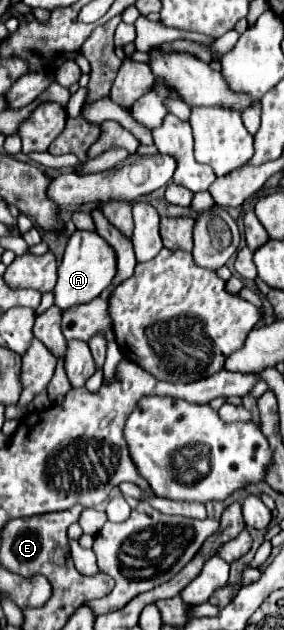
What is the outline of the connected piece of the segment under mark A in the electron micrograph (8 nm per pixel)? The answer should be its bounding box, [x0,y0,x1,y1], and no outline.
[54,230,116,312]

